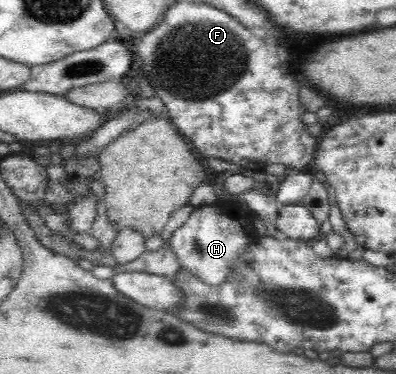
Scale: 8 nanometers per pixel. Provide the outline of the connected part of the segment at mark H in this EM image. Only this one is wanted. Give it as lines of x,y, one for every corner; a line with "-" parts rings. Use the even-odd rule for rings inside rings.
214,204
196,206
169,240
167,246
176,254
180,269
196,276
202,283
209,286
219,286
233,274
239,259
250,246
250,232
253,231
253,221
246,217
236,219
226,207

